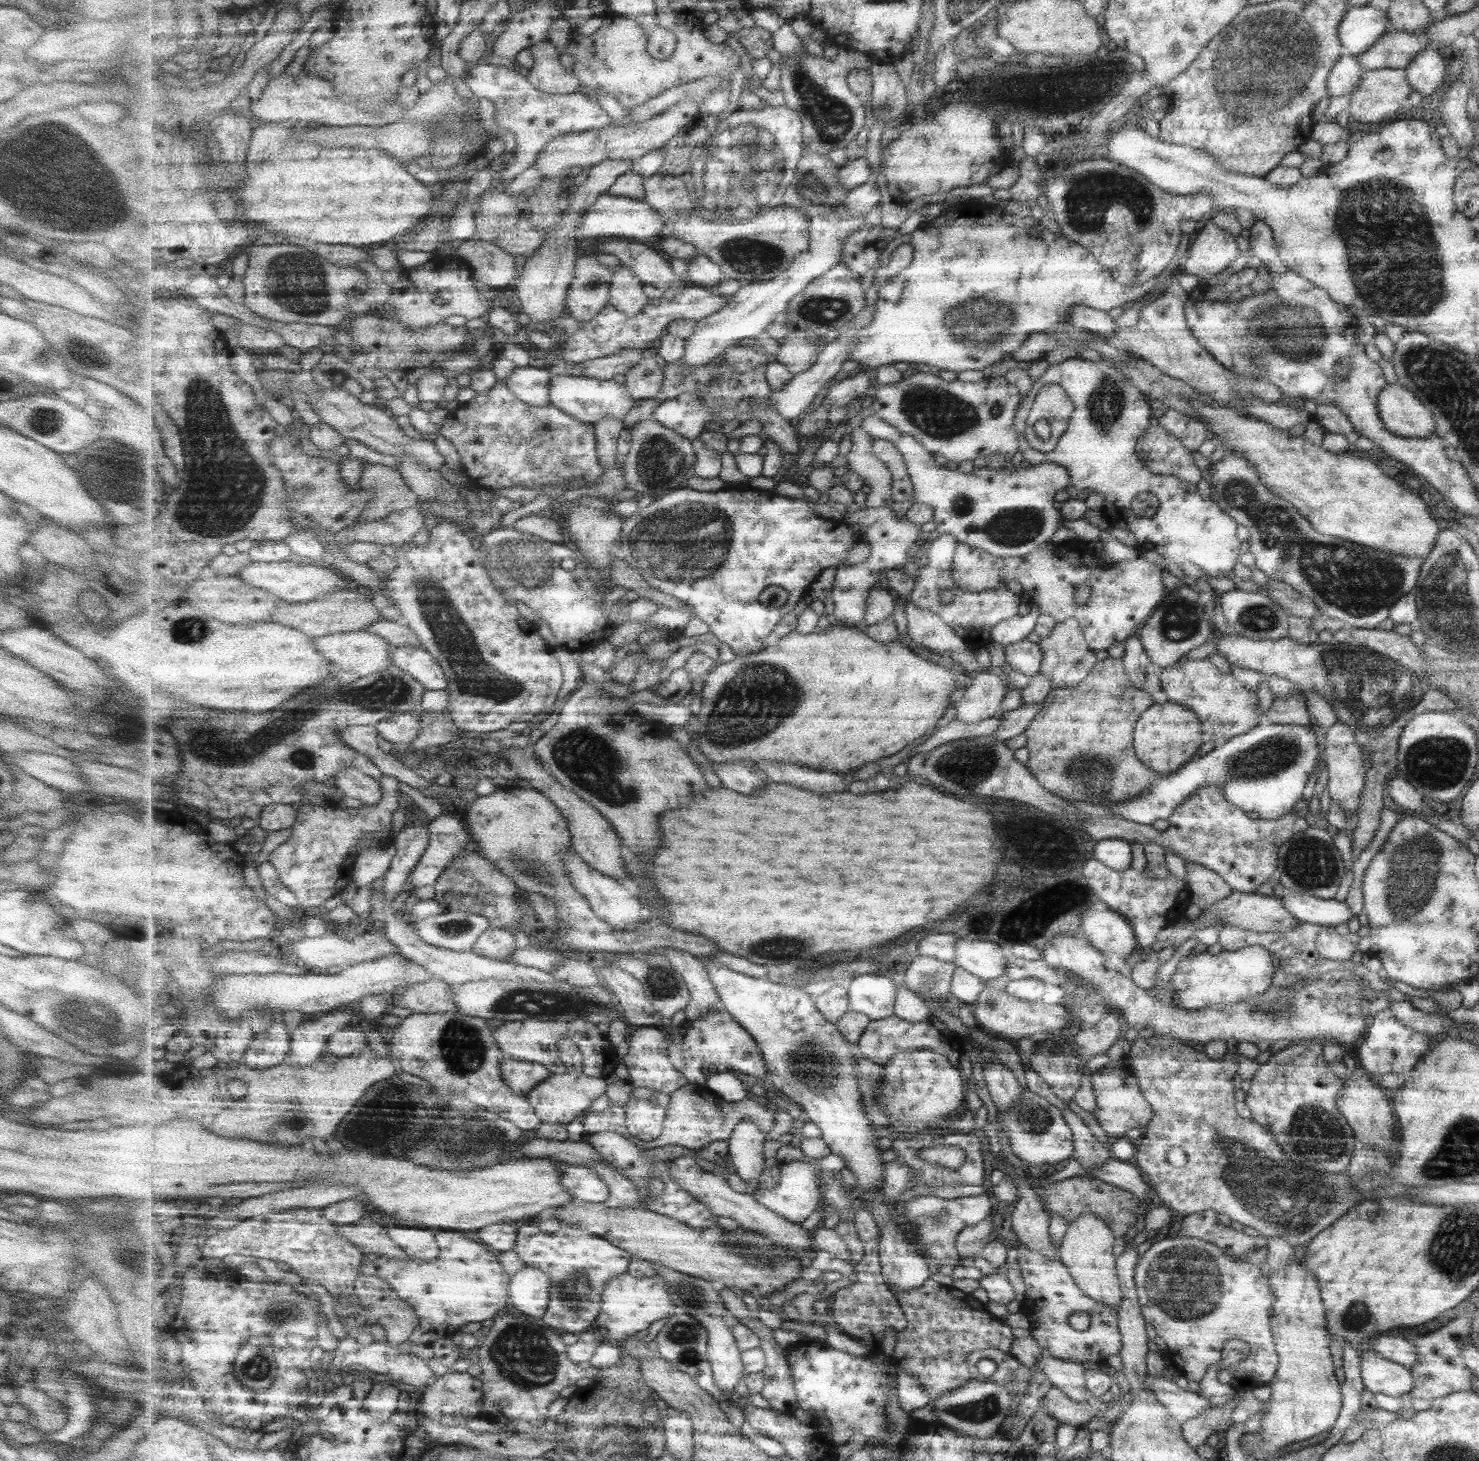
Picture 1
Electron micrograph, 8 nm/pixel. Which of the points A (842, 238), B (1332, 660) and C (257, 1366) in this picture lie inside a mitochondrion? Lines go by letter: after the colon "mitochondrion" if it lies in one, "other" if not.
A: other
B: mitochondrion
C: mitochondrion

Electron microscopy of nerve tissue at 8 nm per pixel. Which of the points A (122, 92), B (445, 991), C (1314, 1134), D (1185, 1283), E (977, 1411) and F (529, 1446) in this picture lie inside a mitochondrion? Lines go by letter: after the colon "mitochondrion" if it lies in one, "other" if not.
A: other
B: other
C: mitochondrion
D: mitochondrion
E: mitochondrion
F: other

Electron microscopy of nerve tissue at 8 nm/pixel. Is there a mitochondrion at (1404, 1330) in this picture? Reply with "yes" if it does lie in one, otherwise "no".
no

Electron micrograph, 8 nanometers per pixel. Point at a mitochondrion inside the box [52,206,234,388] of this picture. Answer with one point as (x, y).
(88, 358)

